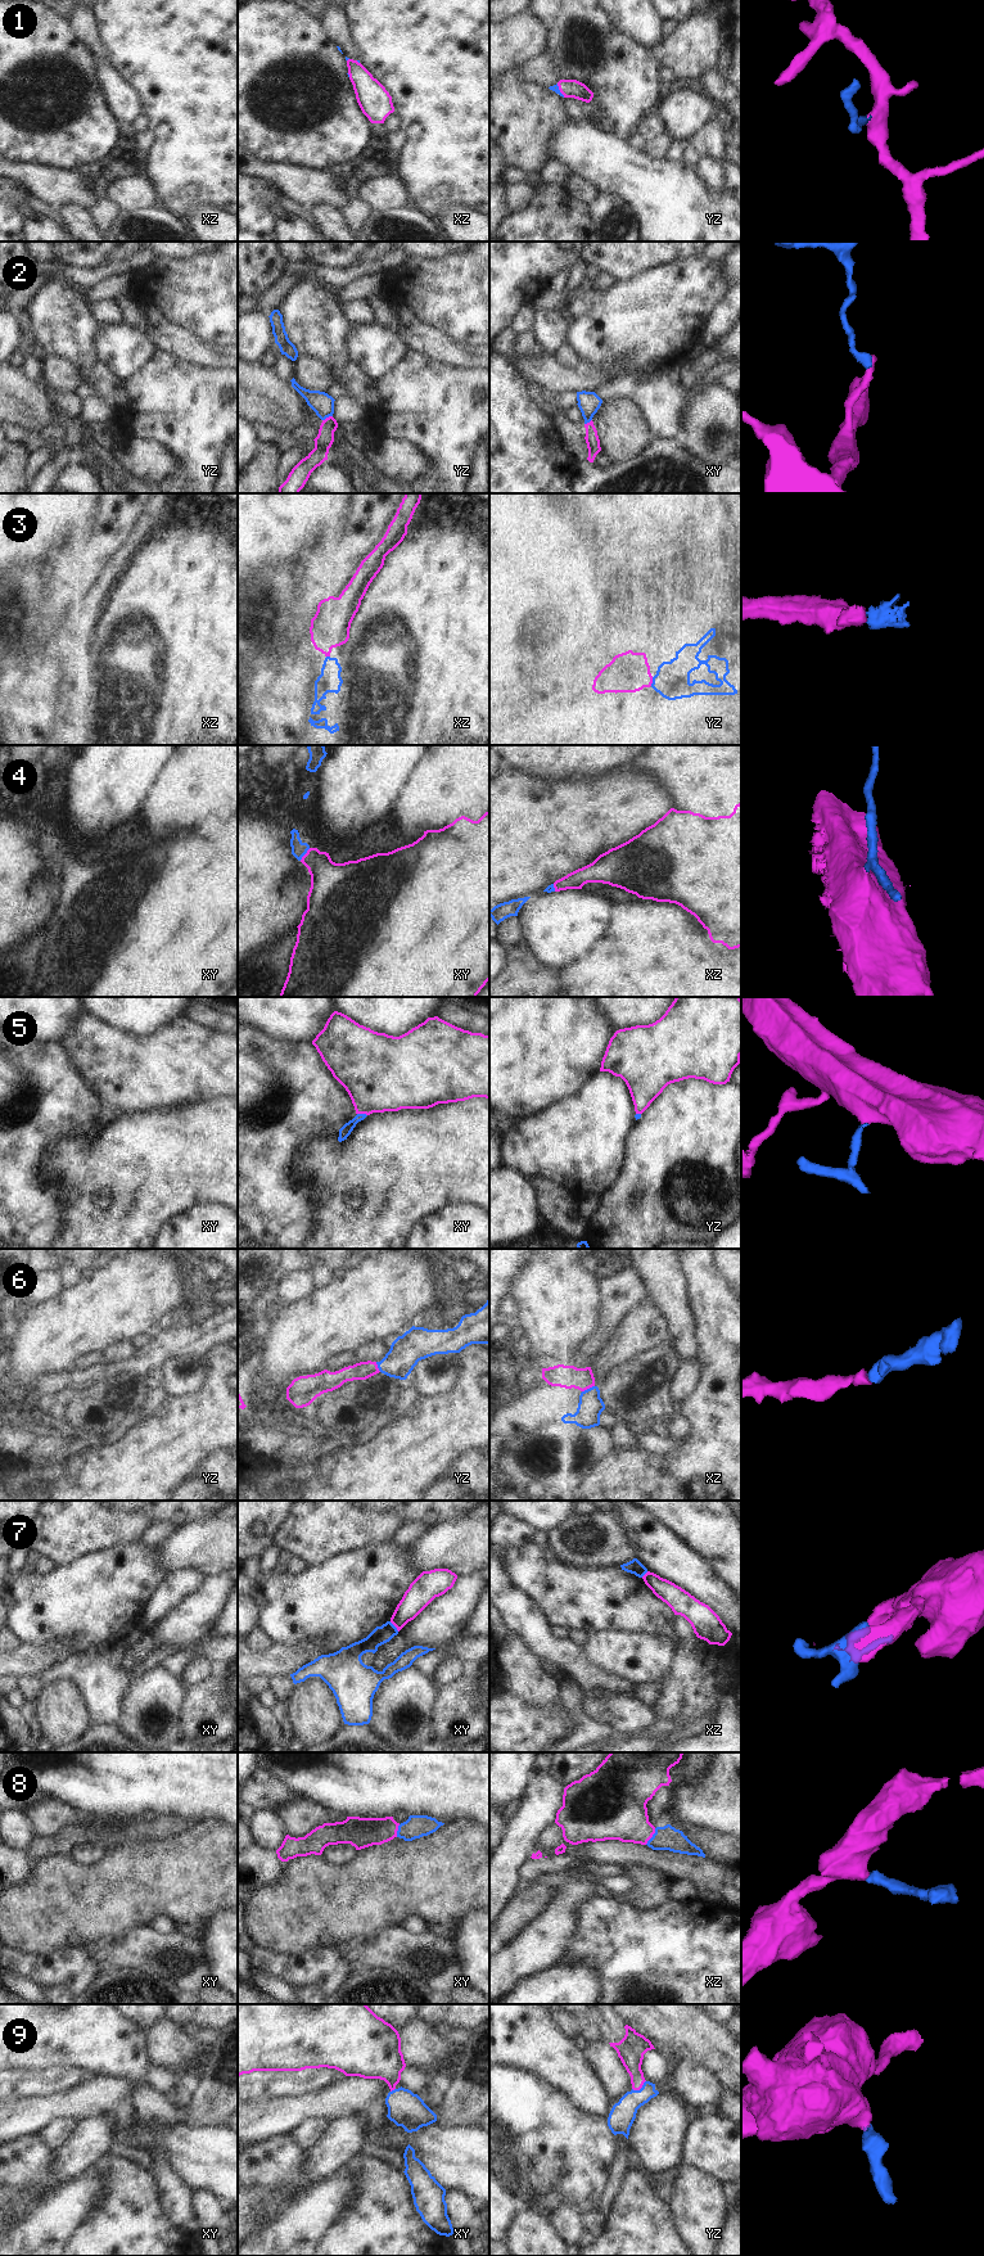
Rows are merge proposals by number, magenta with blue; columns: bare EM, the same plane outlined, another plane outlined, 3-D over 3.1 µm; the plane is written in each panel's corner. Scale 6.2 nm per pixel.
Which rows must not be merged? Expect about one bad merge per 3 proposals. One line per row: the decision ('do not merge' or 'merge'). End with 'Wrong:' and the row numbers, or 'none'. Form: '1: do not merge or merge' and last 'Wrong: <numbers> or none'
1: merge
2: do not merge
3: merge
4: merge
5: merge
6: merge
7: do not merge
8: merge
9: merge
Wrong: 2, 7

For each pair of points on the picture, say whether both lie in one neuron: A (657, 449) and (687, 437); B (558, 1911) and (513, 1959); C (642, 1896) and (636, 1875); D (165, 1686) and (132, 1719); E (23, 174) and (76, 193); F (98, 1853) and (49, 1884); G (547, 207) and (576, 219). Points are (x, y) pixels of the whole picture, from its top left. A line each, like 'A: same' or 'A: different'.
A: different
B: same
C: same
D: same
E: same
F: different
G: same

